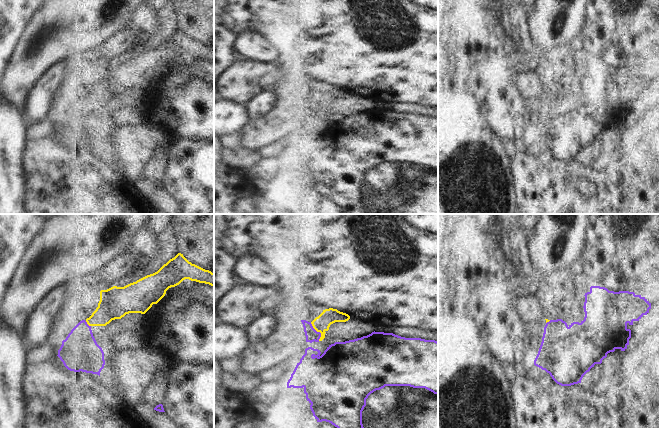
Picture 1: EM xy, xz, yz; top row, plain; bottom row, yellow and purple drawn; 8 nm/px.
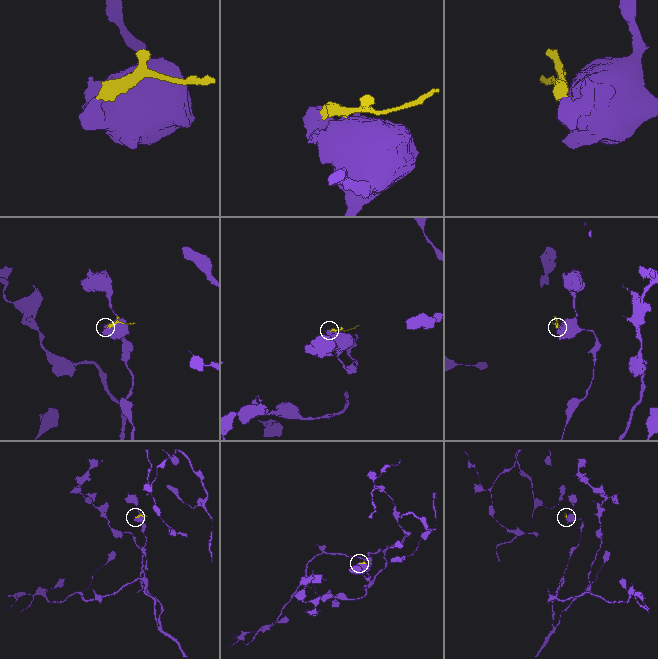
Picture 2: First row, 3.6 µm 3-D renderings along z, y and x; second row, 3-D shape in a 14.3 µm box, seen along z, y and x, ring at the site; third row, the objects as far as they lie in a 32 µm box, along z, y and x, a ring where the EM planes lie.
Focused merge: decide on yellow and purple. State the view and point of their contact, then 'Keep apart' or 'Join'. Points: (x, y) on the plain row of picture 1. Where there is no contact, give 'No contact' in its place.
Touches yellow at xz (318, 107). Keep apart.

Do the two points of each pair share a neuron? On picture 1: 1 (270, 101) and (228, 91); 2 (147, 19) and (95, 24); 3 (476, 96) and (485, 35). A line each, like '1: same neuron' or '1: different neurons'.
1: different neurons
2: different neurons
3: different neurons

